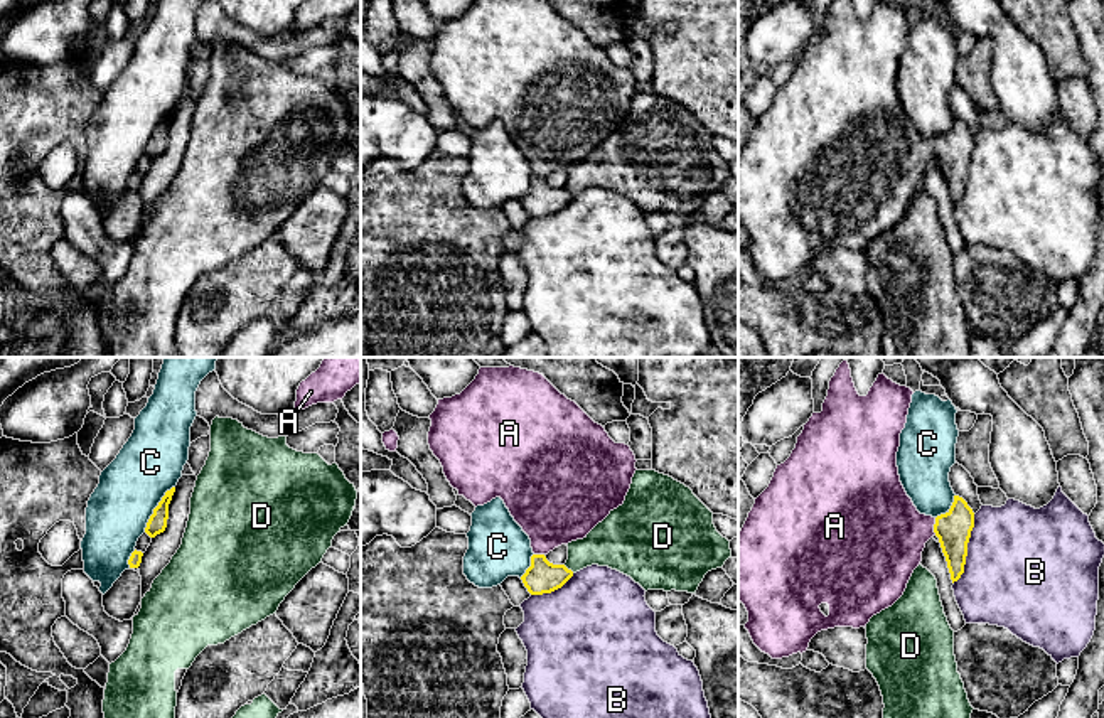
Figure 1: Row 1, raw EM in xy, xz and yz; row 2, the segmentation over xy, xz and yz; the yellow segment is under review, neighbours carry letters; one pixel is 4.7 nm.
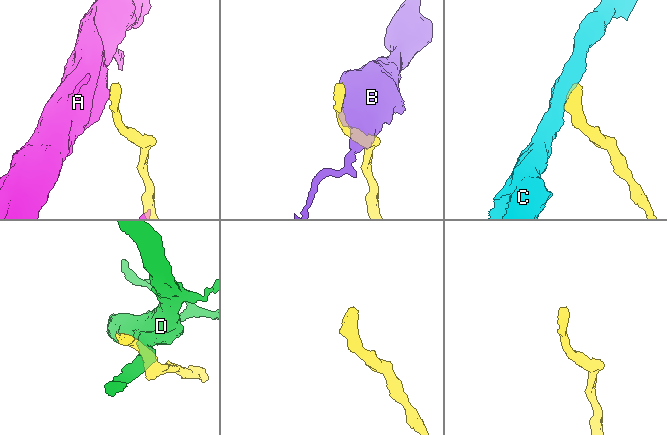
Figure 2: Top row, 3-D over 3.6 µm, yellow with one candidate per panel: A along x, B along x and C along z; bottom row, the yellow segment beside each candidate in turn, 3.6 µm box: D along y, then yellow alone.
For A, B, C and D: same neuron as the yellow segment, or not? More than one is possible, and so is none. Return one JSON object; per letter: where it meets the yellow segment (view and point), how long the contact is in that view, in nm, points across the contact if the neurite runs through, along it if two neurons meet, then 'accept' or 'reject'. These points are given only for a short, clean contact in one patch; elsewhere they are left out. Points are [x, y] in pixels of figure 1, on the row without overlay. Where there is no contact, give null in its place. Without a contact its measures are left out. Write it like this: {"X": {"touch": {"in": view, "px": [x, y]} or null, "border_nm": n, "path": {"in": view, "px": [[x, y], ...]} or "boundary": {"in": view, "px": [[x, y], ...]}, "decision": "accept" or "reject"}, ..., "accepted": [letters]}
{"A": {"touch": {"in": "yz", "px": [934, 149]}, "border_nm": 90, "decision": "accept"}, "B": {"touch": {"in": "yz", "px": [966, 172]}, "border_nm": 340, "decision": "reject"}, "C": {"touch": {"in": "xy", "px": [155, 130]}, "border_nm": 260, "boundary": {"in": "xy", "px": [[174, 108], [154, 132], [144, 154]]}, "decision": "reject"}, "D": {"touch": {"in": "xz", "px": [567, 191]}, "border_nm": 70, "decision": "reject"}, "accepted": ["A"]}

